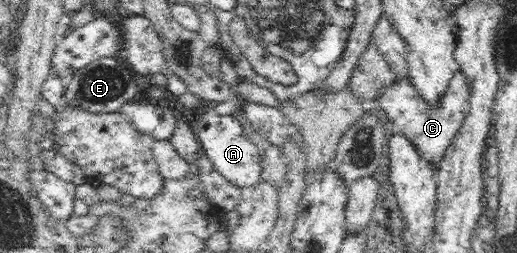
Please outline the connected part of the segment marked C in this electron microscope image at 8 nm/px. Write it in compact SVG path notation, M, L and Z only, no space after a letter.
M459 70L452 77L441 103L436 107L427 107L408 78L397 79L393 85L386 88L386 91L380 95L376 105L381 109L386 119L391 121L397 134L412 142L420 156L424 160L430 160L435 169L437 163L444 157L452 139L460 131L464 117L468 115L470 98L468 88L469 80Z

